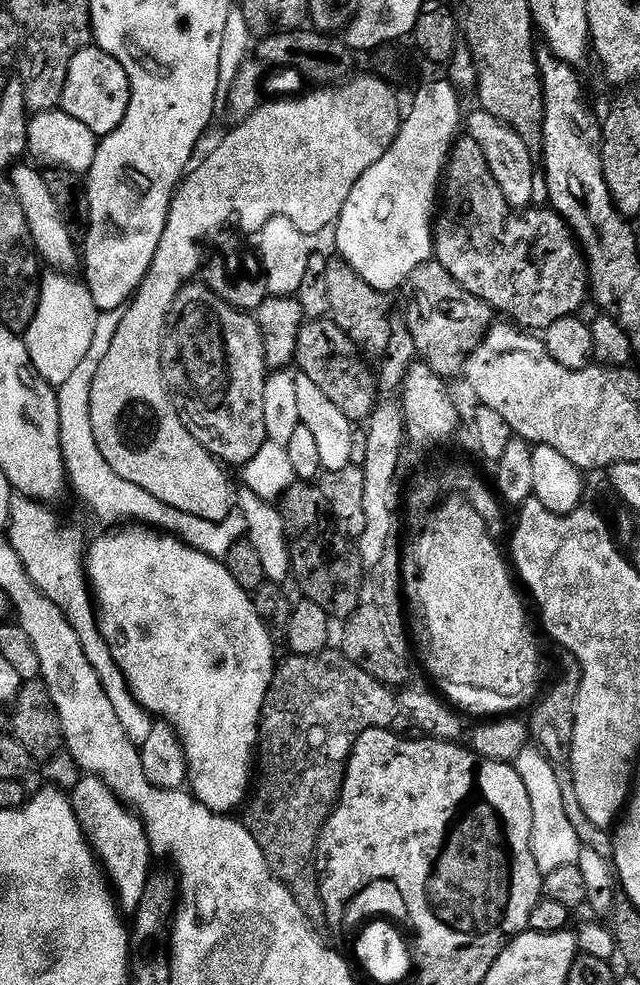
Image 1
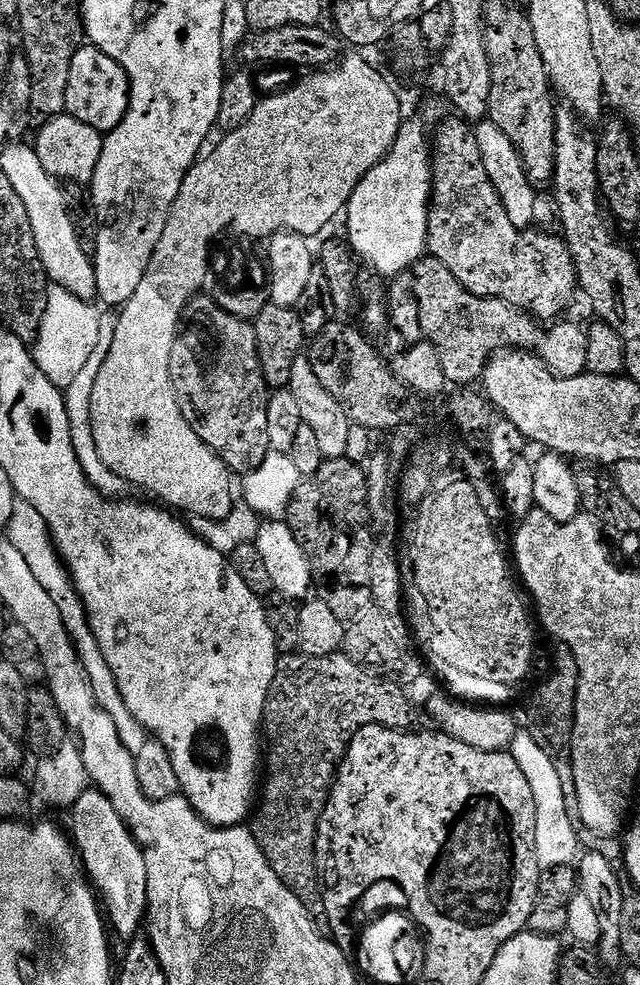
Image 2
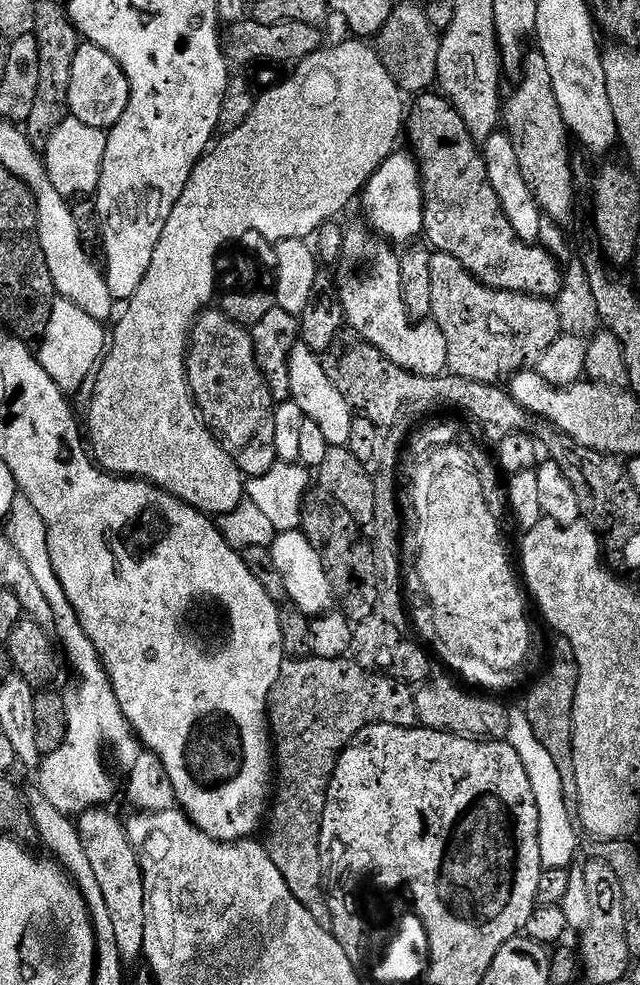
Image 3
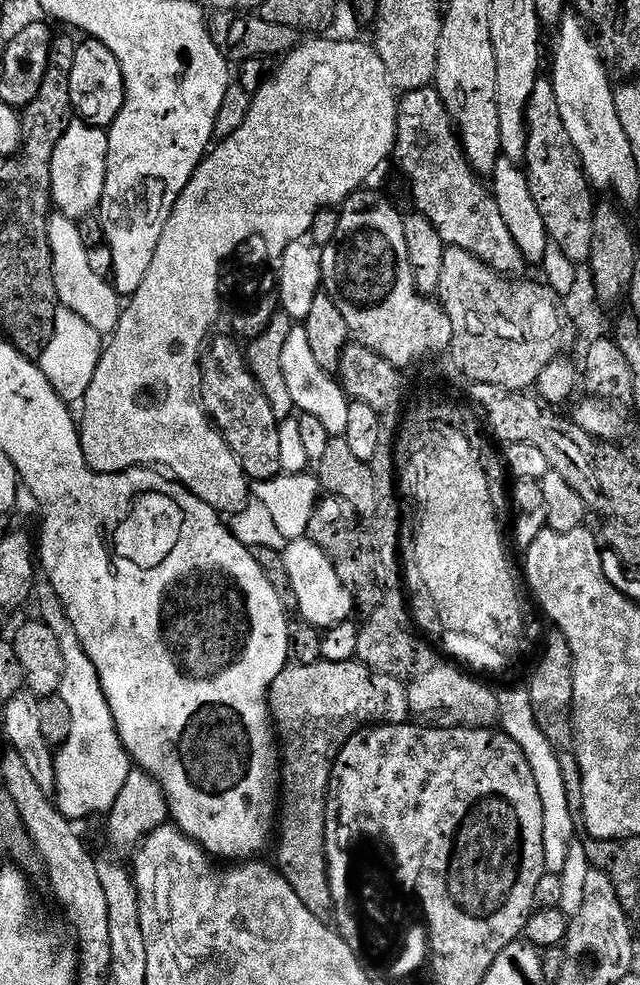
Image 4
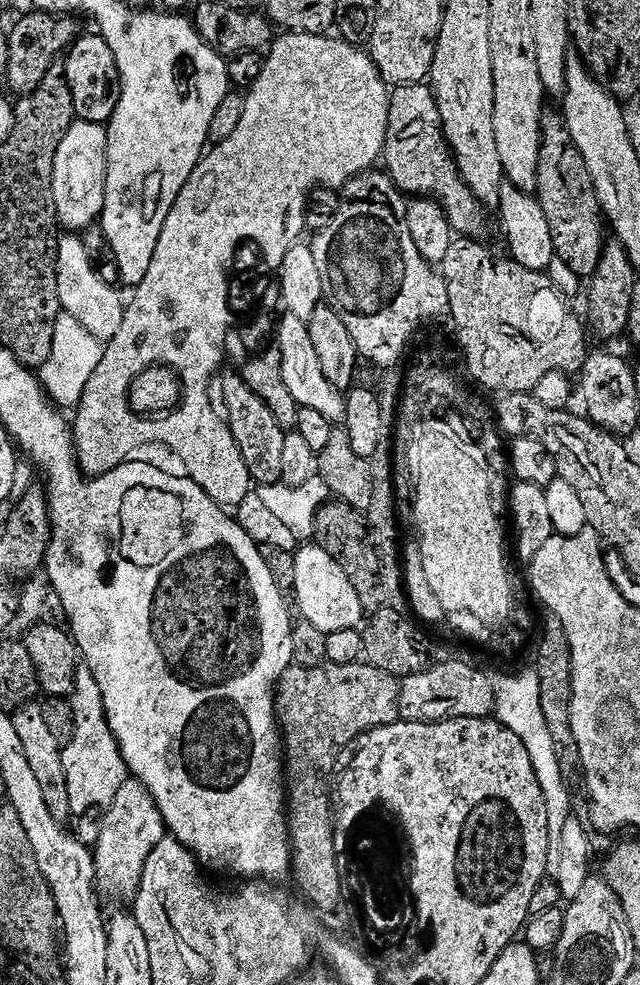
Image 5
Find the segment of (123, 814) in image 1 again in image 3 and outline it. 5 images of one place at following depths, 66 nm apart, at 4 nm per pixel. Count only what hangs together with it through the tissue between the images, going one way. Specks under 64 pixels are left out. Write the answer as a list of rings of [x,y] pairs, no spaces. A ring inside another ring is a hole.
[[[101,806],[81,812],[76,820],[76,829],[82,838],[82,847],[86,849],[86,855],[90,861],[90,867],[98,878],[98,887],[106,898],[106,907],[110,913],[110,919],[116,941],[118,942],[118,954],[124,959],[125,965],[132,966],[144,954],[144,939],[146,938],[146,886],[142,866],[136,857],[134,846],[128,837],[128,830],[123,819],[119,820],[112,812],[107,812],[107,807]]]

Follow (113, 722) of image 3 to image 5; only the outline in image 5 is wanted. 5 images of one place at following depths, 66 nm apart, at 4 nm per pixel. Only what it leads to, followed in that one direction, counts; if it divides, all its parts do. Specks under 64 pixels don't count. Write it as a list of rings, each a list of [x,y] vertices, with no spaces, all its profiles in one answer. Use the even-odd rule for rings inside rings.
[[[86,666],[76,669],[76,686],[70,697],[72,706],[72,735],[62,748],[62,766],[66,766],[66,790],[70,794],[72,816],[84,816],[95,808],[106,810],[114,802],[118,790],[130,778],[118,742],[108,725],[104,696],[98,690],[94,674]]]

